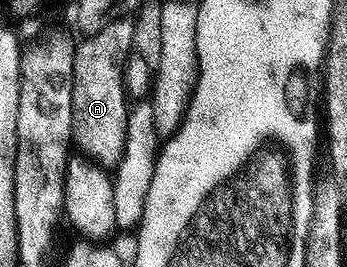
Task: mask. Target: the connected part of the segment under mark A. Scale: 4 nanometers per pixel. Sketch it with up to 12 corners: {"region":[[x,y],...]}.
{"region":[[135,21],[73,49],[72,137],[107,170],[124,148]]}

